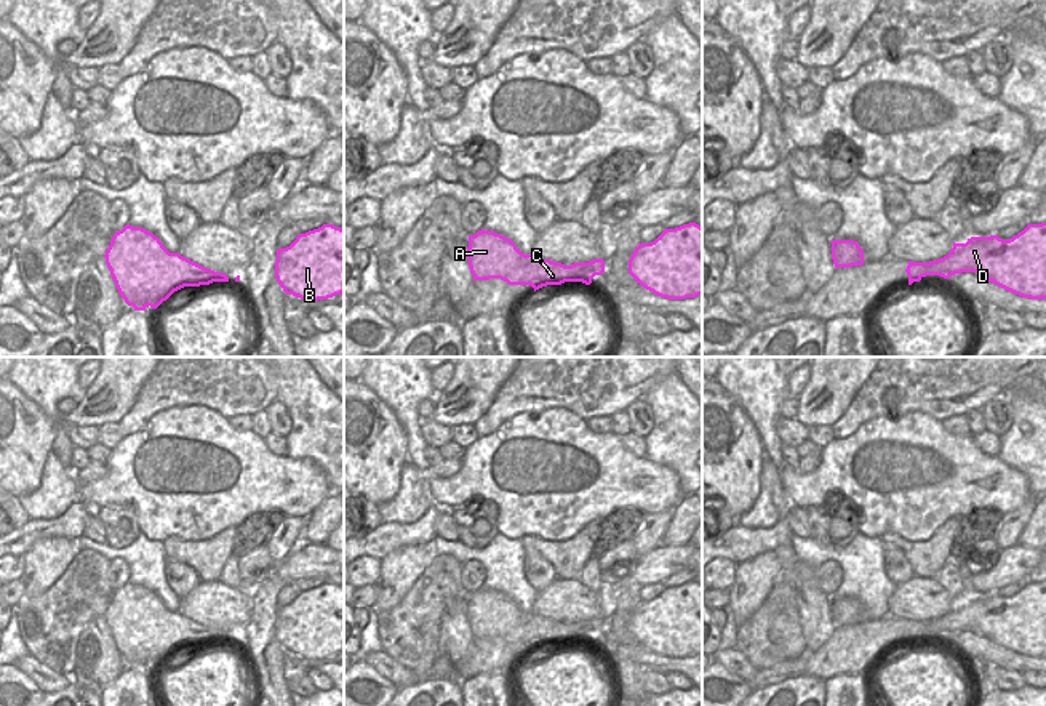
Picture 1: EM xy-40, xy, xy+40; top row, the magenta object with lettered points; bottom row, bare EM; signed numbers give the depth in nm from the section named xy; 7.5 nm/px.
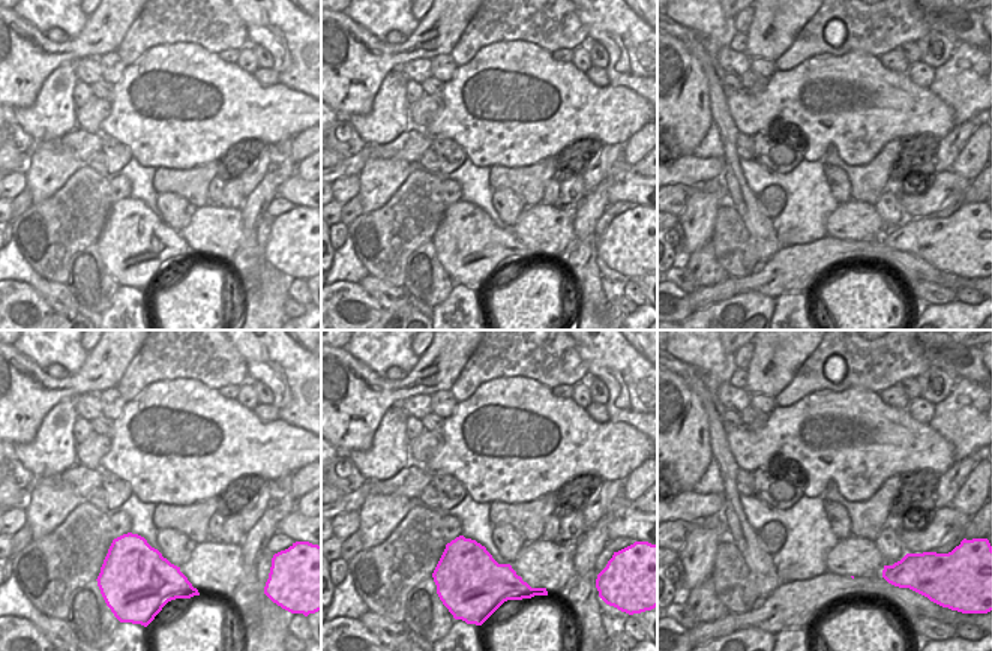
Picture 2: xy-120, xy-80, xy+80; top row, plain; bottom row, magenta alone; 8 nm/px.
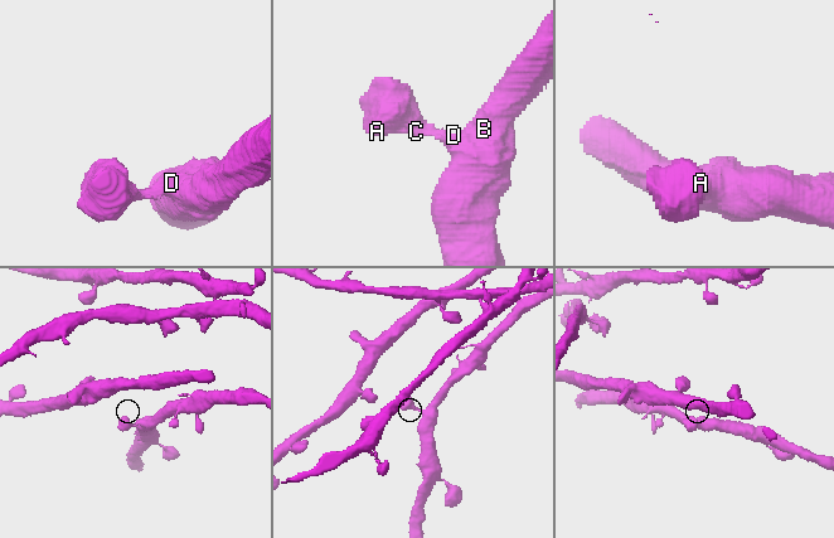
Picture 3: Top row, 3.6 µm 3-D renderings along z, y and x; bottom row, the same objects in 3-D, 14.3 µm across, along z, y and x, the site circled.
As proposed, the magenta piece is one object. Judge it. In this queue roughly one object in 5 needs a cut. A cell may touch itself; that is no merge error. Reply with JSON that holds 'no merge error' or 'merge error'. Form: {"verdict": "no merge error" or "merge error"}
{"verdict": "no merge error"}

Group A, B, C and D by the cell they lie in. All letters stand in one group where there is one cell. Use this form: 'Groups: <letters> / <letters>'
Groups: A B C D.

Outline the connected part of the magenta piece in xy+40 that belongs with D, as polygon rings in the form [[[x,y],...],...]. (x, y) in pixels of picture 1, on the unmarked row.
[[[1046,581],[1028,583],[1009,599],[998,594],[971,596],[955,602],[952,610],[929,621],[908,620],[908,644],[926,634],[948,637],[977,631],[988,640],[1030,658],[1046,658]]]

